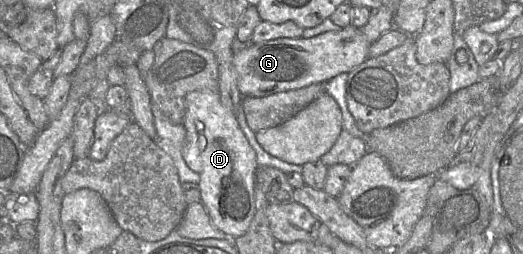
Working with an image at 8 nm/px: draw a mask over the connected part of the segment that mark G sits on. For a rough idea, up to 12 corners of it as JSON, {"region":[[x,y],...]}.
{"region":[[353,25],[249,43],[233,56],[243,97],[350,72],[371,43]]}

